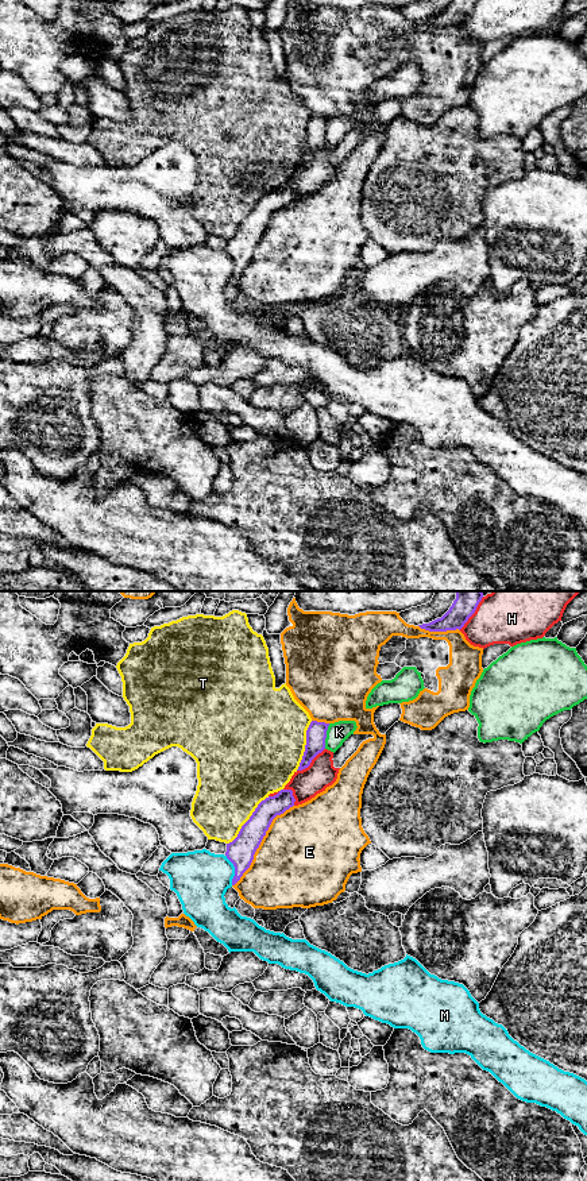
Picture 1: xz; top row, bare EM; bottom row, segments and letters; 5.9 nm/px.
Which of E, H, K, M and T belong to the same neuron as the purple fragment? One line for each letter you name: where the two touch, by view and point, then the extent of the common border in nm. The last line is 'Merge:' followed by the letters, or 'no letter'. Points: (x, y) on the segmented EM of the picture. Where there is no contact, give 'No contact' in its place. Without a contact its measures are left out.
Merge: no letter

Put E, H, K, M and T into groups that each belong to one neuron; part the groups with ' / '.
E / H / K / M / T

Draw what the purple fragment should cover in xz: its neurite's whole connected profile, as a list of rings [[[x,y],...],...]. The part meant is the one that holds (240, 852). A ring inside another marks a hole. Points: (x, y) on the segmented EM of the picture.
[[[281,790],[277,795],[266,798],[242,826],[237,837],[227,844],[225,856],[235,867],[232,885],[235,885],[250,868],[254,854],[273,819],[293,807],[294,802],[296,799],[291,790]]]

